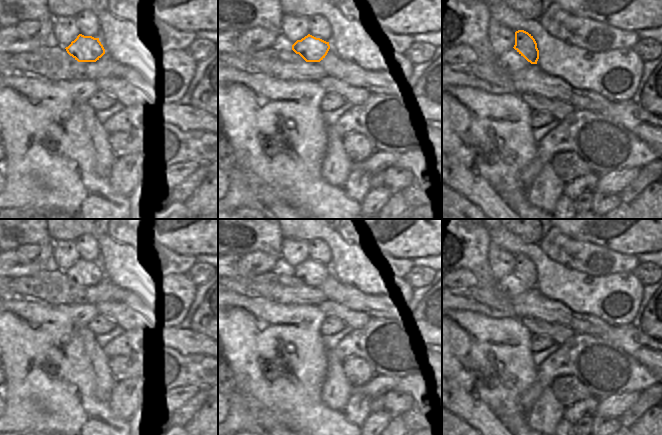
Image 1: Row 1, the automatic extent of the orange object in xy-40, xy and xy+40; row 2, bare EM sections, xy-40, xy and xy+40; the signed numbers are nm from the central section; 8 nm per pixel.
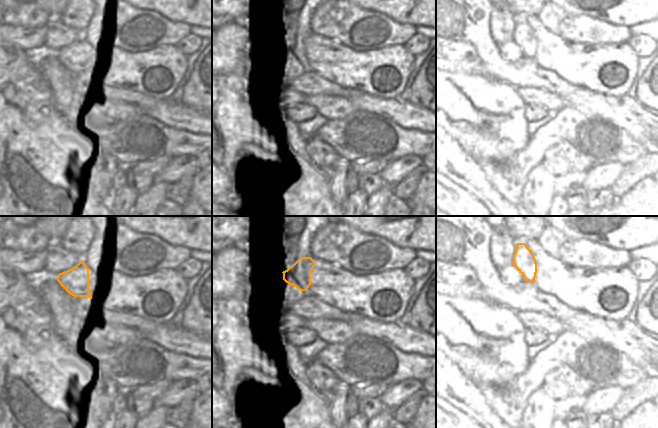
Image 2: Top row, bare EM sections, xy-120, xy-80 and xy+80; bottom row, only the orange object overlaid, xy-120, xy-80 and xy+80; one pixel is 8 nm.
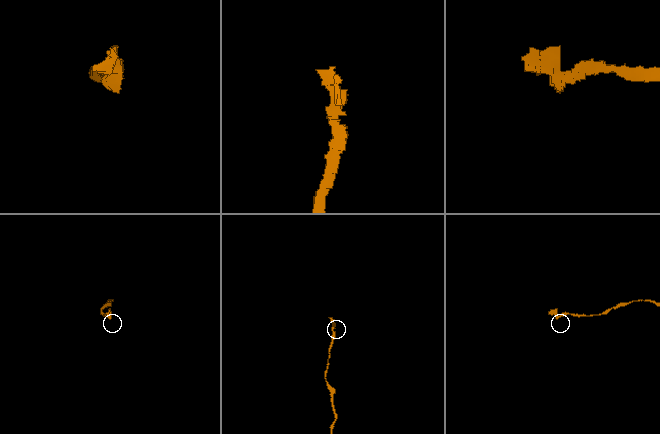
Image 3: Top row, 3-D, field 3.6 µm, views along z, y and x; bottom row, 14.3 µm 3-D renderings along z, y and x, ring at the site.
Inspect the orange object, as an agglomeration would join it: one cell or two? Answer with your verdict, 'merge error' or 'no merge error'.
merge error

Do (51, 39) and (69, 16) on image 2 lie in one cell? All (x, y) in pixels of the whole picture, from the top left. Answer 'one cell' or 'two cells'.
one cell

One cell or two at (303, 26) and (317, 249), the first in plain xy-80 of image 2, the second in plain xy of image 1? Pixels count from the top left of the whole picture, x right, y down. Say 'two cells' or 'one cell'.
one cell

